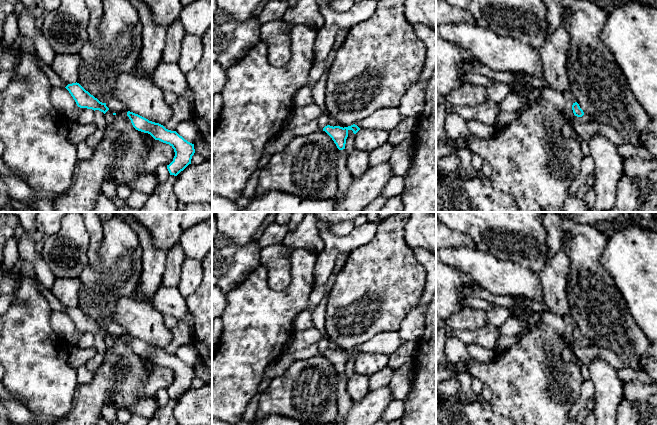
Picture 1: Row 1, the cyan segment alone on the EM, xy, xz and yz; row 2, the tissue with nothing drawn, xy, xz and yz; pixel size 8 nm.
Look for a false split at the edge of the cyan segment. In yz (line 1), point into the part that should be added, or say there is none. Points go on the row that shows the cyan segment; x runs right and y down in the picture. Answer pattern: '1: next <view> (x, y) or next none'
1: next none

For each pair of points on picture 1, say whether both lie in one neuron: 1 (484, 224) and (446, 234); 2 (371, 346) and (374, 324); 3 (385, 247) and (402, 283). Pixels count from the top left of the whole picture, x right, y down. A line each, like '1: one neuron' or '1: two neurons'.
1: two neurons
2: two neurons
3: one neuron

